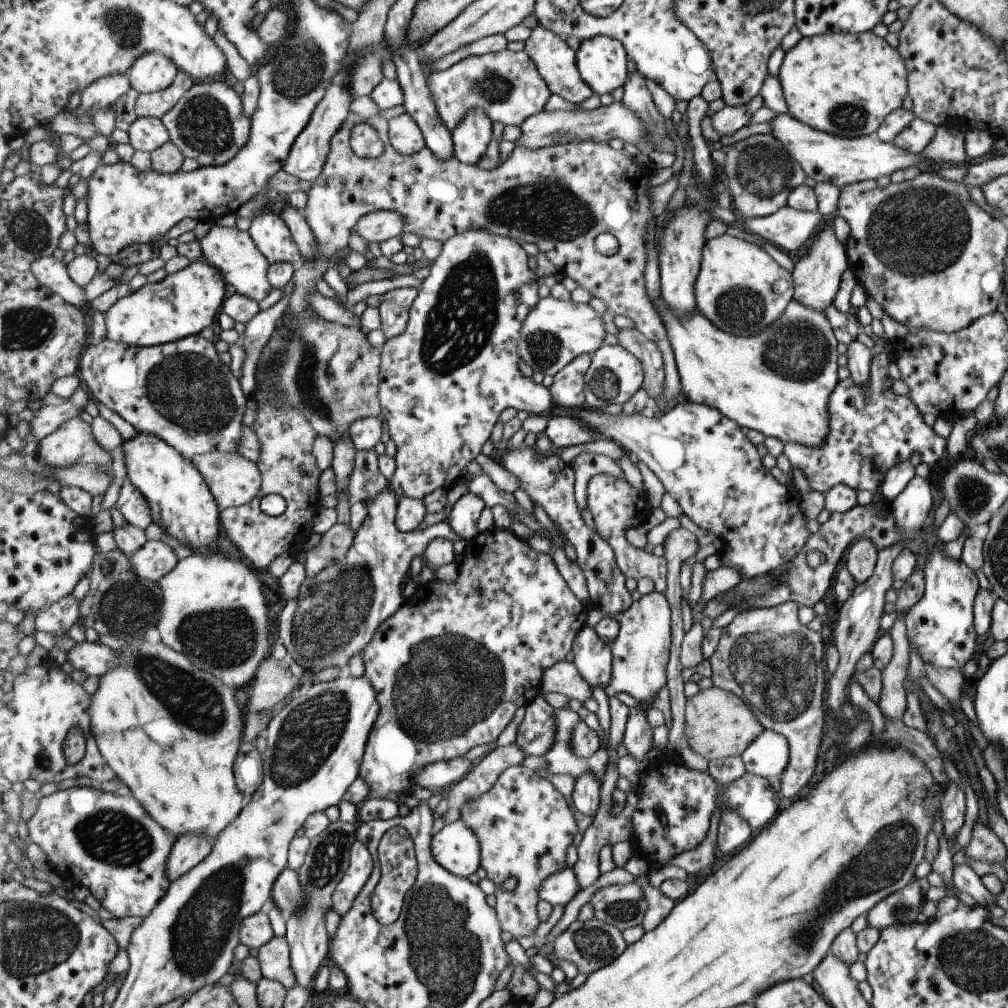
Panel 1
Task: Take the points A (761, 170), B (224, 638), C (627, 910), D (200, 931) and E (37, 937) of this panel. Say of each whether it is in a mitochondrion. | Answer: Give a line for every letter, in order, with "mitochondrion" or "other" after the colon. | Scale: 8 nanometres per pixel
A: mitochondrion
B: mitochondrion
C: mitochondrion
D: mitochondrion
E: mitochondrion

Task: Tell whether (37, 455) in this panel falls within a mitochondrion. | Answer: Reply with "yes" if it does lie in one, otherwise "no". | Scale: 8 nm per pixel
no

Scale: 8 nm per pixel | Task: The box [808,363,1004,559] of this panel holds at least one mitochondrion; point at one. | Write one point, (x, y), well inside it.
(972, 494)

